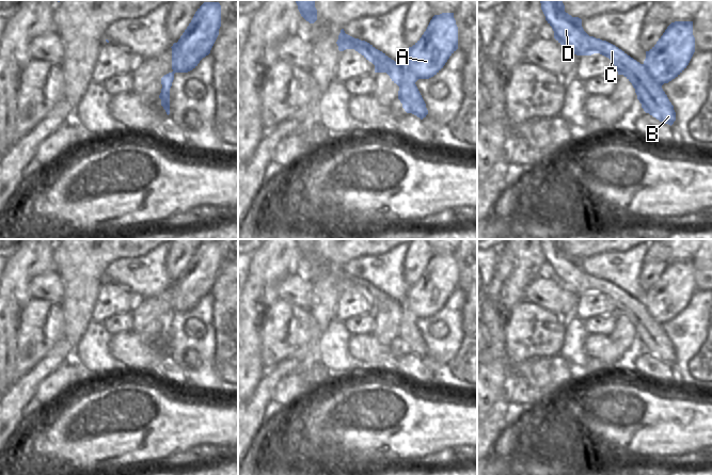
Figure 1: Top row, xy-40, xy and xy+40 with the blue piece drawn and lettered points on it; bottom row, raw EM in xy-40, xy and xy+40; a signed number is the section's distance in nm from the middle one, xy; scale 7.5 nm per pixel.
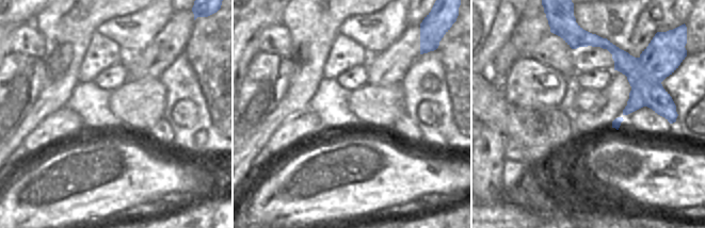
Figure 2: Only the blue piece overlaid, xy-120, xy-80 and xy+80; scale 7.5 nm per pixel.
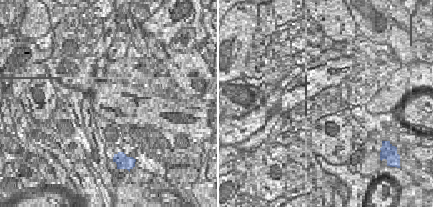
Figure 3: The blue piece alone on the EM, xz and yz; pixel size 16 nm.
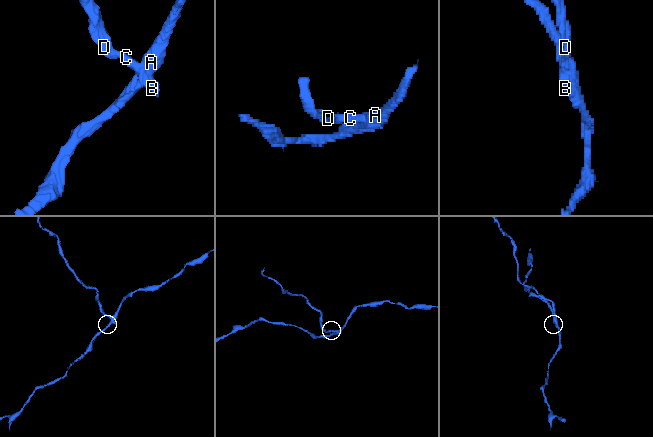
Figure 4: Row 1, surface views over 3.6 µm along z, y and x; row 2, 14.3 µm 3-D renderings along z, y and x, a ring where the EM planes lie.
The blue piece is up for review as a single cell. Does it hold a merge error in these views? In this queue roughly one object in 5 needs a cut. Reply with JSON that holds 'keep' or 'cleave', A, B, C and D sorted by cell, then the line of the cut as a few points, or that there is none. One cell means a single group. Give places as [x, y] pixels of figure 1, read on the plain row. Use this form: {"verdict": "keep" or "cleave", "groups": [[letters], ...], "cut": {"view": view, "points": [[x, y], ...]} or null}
{"verdict": "cleave", "groups": [["A", "B"], ["C", "D"]], "cut": {"view": "xy+40", "points": [[644, 302], [647, 309], [646, 317], [632, 322]]}}

